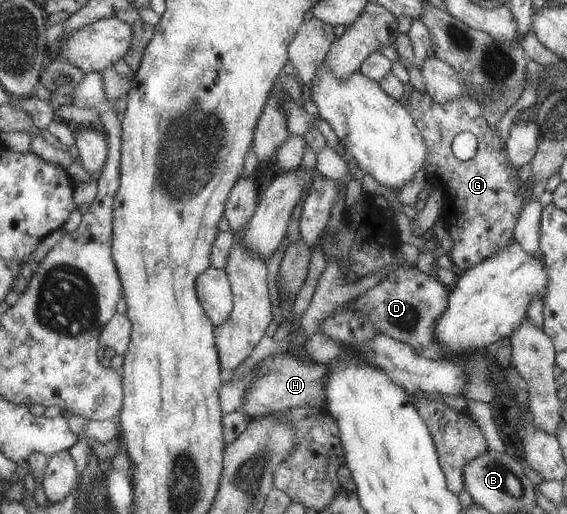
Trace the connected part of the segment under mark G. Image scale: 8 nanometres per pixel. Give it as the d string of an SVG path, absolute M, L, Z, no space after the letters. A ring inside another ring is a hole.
M413 90L410 96L406 98L405 108L416 122L428 149L423 163L426 180L431 185L439 187L443 193L441 218L445 231L452 241L451 249L446 255L454 263L454 266L461 271L476 267L482 260L497 255L502 248L514 242L514 225L531 187L527 183L520 184L518 168L510 166L510 162L506 158L505 147L498 136L498 130L484 120L483 109L472 98L464 96L464 98L454 98L450 102L438 104L426 93L422 94L422 92ZM464 131L472 133L478 140L478 144L476 154L468 160L461 161L454 158L451 151L451 142L458 132Z

